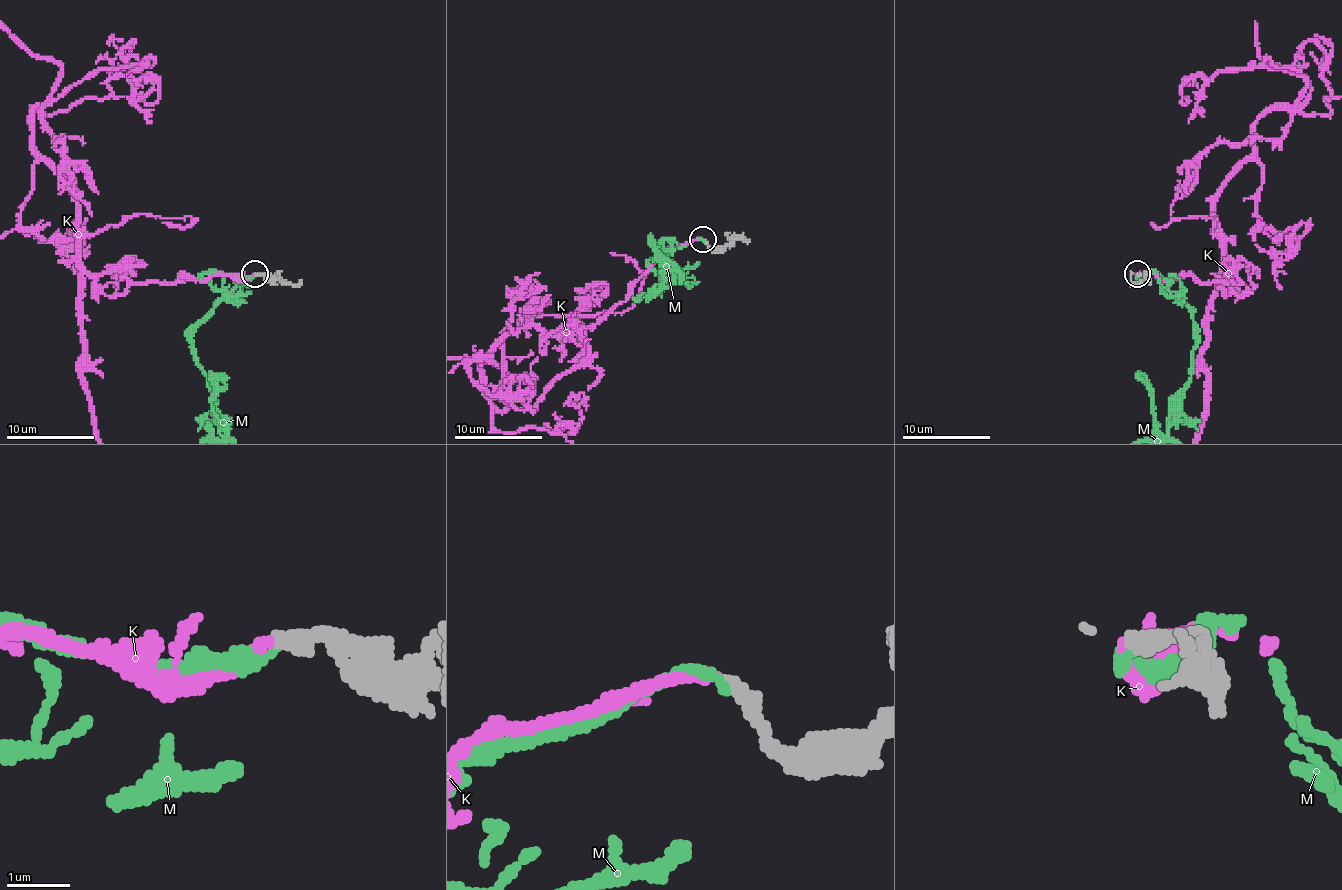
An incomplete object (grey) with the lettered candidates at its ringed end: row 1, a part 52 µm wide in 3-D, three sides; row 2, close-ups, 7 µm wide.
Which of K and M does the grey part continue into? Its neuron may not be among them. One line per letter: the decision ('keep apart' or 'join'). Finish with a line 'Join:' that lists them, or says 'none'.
K: join
M: keep apart
Join: K

